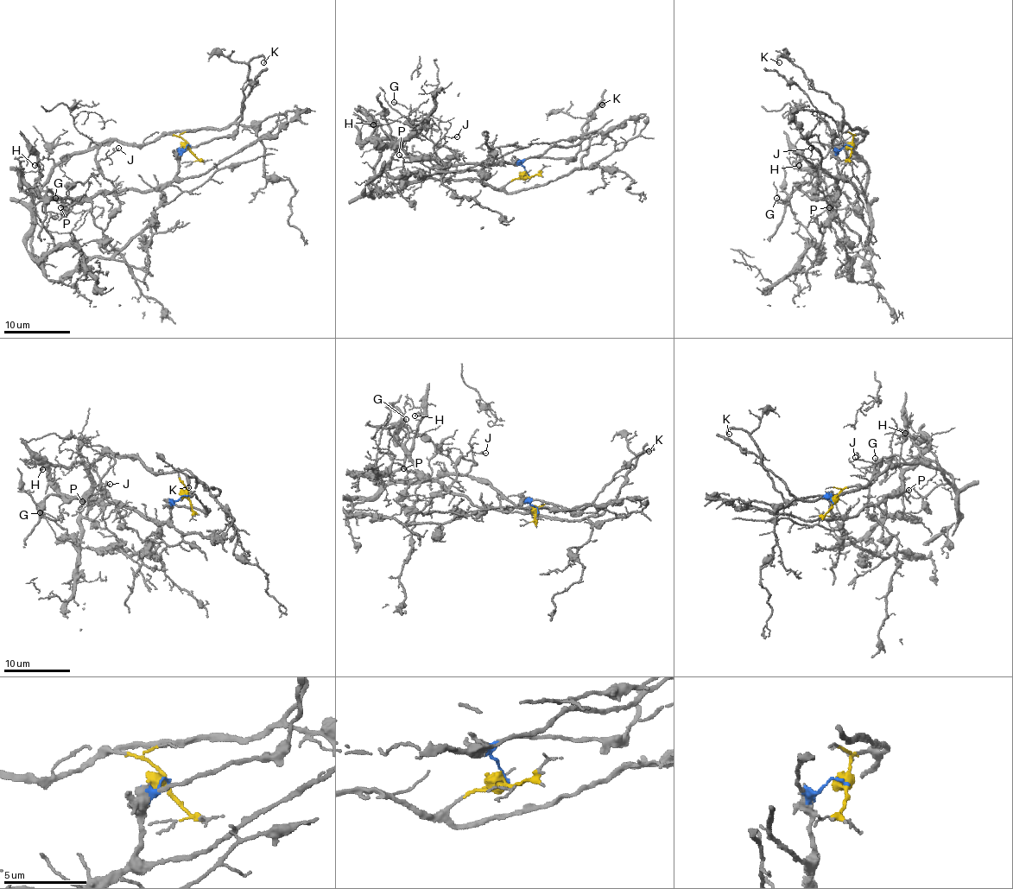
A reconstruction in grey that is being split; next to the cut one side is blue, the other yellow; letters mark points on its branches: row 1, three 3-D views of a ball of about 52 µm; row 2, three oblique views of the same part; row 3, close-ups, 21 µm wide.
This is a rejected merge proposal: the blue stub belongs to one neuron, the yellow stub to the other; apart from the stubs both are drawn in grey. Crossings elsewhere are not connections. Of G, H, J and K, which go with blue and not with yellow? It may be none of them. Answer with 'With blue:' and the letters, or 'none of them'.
With blue: none of them

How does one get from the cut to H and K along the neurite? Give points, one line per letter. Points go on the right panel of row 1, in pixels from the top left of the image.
H: (851, 146), (860, 134), (852, 149), (867, 168), (864, 193), (802, 159), (799, 166)
K: (851, 146), (854, 136), (867, 131), (854, 130), (842, 108), (817, 91), (792, 63), (782, 56), (779, 63)

